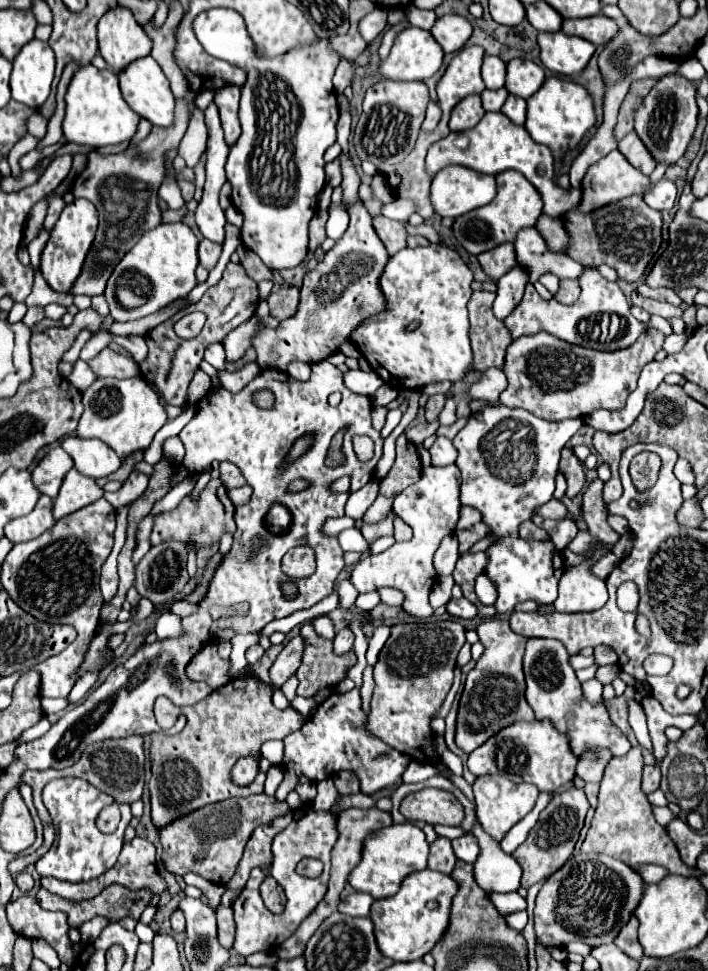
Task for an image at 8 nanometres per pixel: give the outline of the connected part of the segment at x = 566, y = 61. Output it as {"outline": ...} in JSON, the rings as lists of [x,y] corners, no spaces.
{"outline":[[[562,31],[558,33],[538,33],[540,61],[544,67],[558,75],[578,75],[594,53],[594,45],[586,39],[568,37]]]}

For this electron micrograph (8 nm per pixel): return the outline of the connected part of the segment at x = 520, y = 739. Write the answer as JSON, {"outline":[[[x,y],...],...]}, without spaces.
{"outline":[[[548,721],[514,723],[504,731],[498,731],[484,745],[468,755],[468,769],[480,775],[502,775],[514,783],[532,783],[540,791],[556,791],[576,775],[576,757],[570,751],[566,735],[558,733]]]}

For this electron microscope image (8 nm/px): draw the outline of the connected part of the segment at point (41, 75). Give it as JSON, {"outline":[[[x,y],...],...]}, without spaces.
{"outline":[[[32,39],[12,61],[12,99],[38,109],[50,95],[54,79],[54,51],[48,43]]]}

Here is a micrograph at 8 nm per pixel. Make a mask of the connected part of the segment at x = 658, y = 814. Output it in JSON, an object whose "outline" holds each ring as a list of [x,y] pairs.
{"outline":[[[652,806],[654,817],[660,825],[666,827],[676,816],[671,812],[668,806],[658,807]]]}

